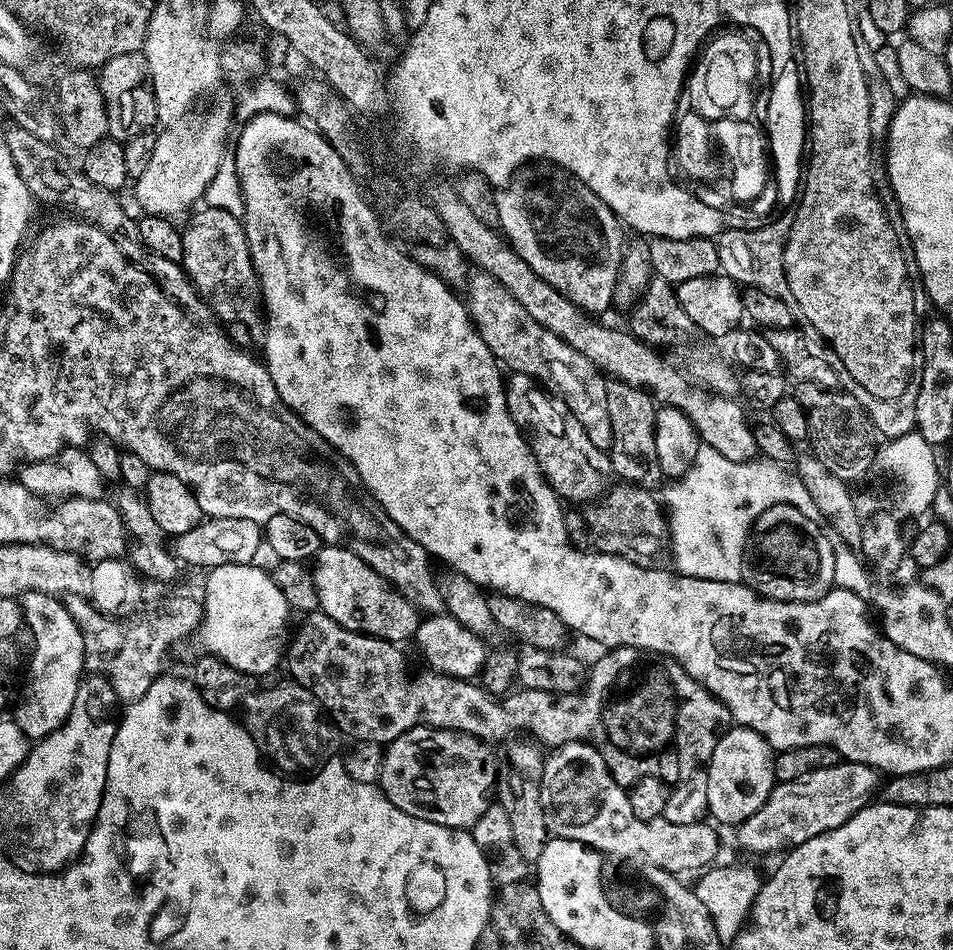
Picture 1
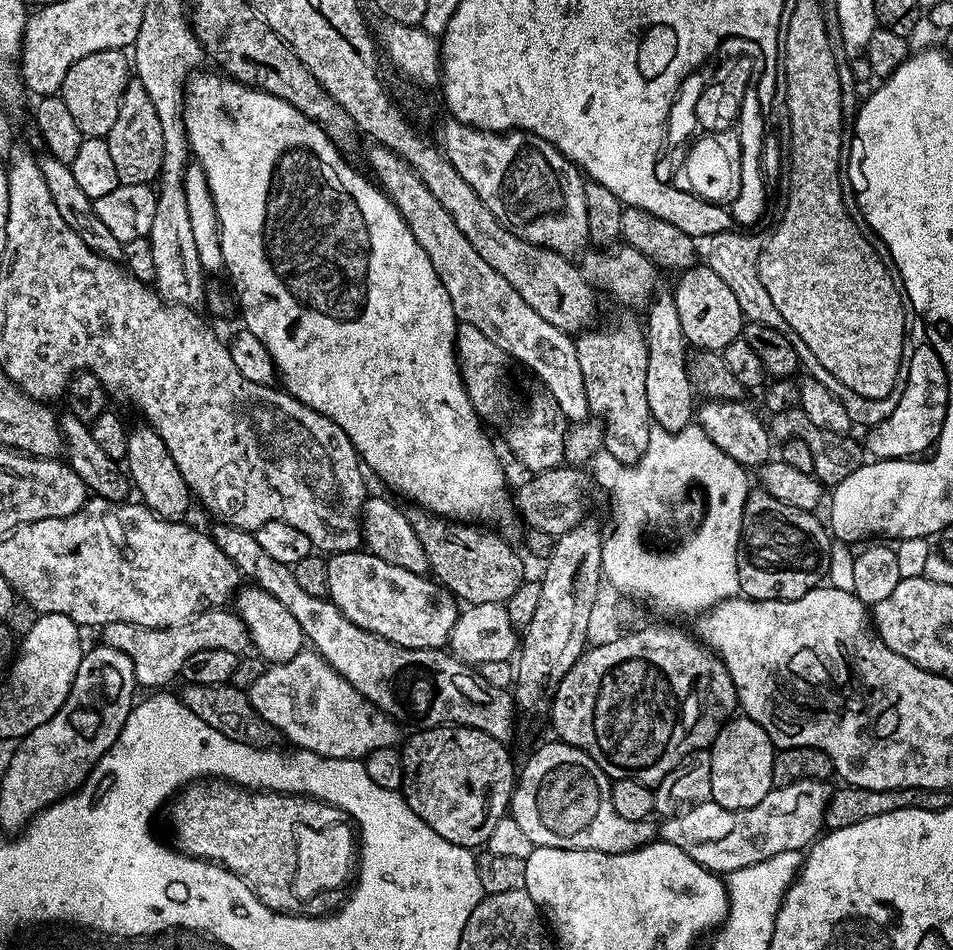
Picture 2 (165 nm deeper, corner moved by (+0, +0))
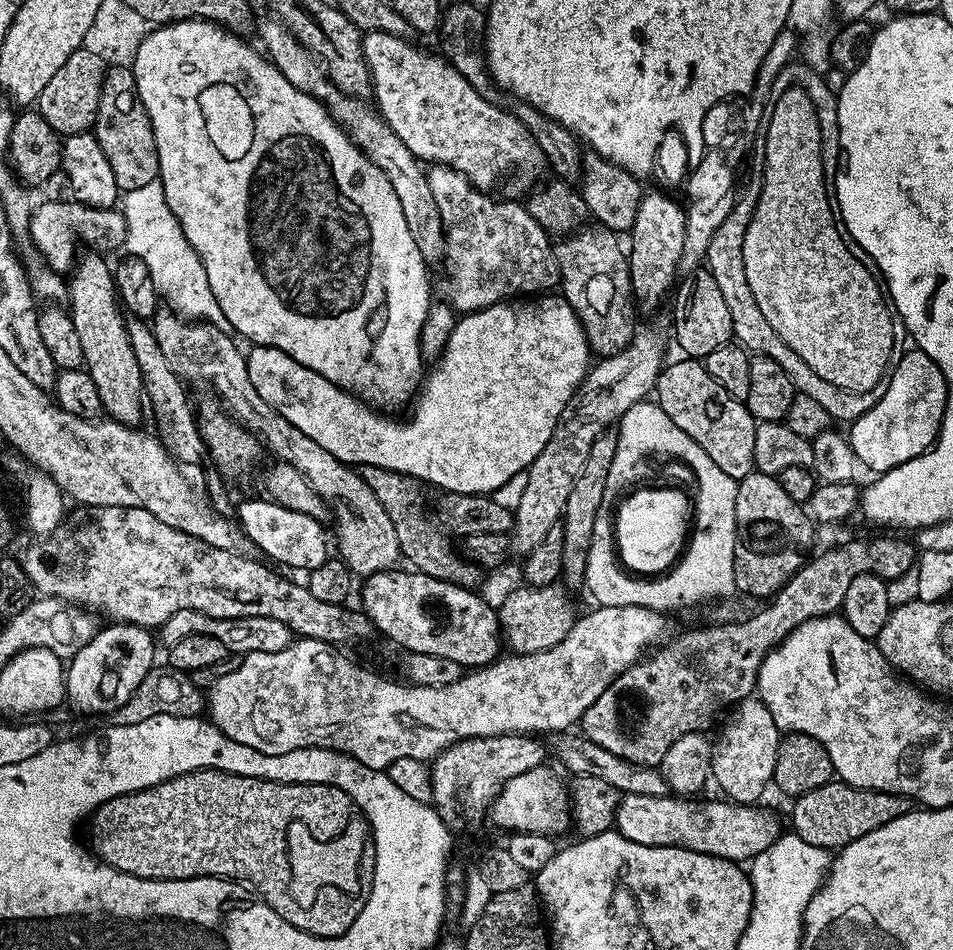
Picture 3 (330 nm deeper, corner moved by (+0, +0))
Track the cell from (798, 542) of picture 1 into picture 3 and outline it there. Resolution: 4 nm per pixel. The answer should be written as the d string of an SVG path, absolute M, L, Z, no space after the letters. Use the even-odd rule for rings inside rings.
M753 470L736 486L736 553L734 582L736 592L771 598L784 587L806 562L808 547L814 544L814 524L809 513L782 490L779 479Z

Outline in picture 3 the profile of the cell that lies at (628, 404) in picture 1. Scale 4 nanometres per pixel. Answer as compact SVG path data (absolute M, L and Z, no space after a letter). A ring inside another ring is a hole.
M585 226L563 237L554 248L560 266L558 284L564 287L562 295L583 324L589 349L600 358L626 350L638 331L628 257L625 249L620 249L620 240L609 228Z

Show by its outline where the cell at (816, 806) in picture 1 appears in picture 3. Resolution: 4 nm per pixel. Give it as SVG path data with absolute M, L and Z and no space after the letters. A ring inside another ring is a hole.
M624 794L621 795L616 811L614 828L630 838L630 842L638 842L642 846L685 848L737 862L751 862L782 835L781 817L772 810L755 803L737 804L724 798L719 799L695 804L695 799L677 798L672 794Z

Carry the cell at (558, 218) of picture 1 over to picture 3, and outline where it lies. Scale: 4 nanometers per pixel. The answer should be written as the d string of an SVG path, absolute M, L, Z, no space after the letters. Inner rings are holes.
M369 32L363 37L364 61L372 75L372 96L380 117L398 138L402 138L406 150L414 153L417 160L445 164L482 192L497 192L504 198L527 197L541 183L540 175L546 172L544 155L530 130L526 130L511 110L504 109L503 112L498 105L491 104L493 101L489 97L478 94L478 90L474 90L474 86L470 86L470 82L466 82L443 55L431 56L415 48L410 41L386 32Z

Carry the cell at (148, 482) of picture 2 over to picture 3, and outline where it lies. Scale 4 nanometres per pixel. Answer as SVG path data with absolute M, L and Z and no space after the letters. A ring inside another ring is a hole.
M88 254L75 261L66 288L66 300L70 305L74 330L82 342L84 368L94 378L101 409L118 423L136 426L140 422L140 400L145 399L144 379L134 358L134 346L130 346L125 313L118 303L113 269L103 260L103 255Z

